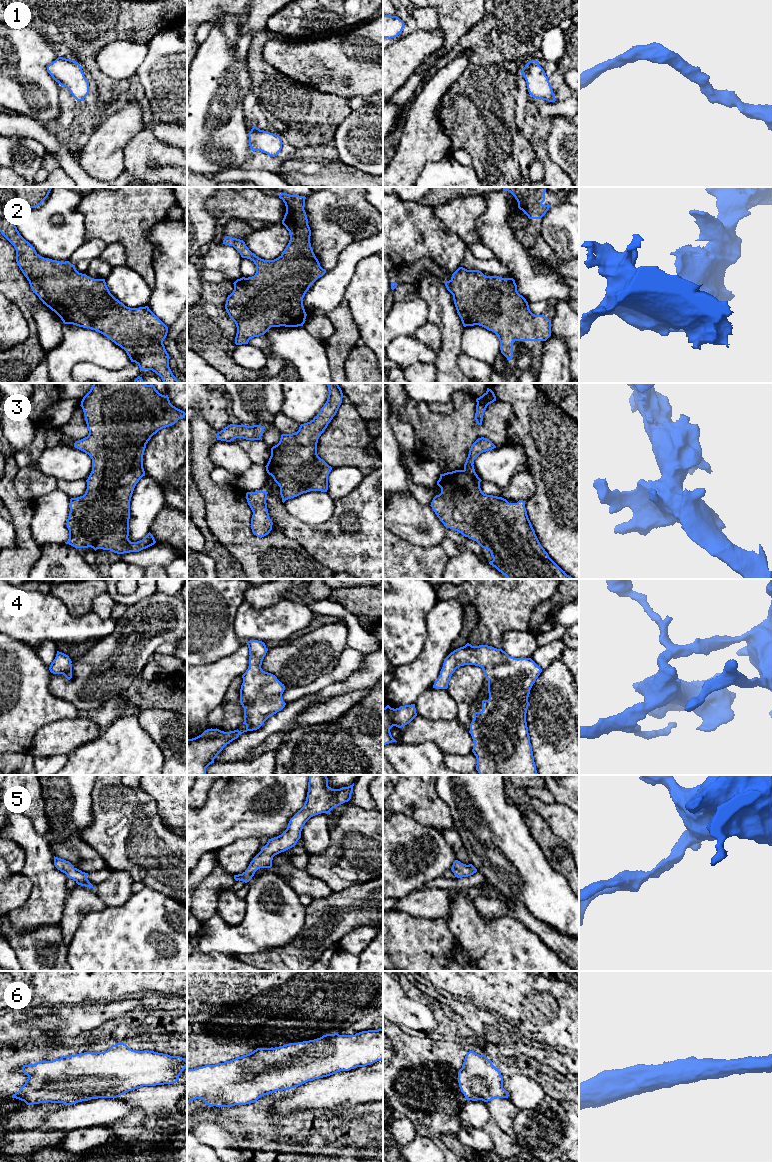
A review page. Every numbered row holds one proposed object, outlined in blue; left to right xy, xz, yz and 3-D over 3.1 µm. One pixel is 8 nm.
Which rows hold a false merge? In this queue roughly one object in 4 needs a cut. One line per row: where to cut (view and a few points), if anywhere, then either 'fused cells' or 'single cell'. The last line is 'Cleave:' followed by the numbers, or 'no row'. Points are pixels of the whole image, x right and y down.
1: cut none; single cell
2: cut none; single cell
3: cut none; single cell
4: cut none; single cell
5: cut none; single cell
6: cut none; single cell
Cleave: no row

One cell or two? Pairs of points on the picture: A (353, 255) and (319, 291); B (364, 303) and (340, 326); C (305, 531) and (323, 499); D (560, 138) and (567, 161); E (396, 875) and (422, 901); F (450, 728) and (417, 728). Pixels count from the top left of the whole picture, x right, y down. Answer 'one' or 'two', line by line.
A: one
B: two
C: two
D: one
E: two
F: one

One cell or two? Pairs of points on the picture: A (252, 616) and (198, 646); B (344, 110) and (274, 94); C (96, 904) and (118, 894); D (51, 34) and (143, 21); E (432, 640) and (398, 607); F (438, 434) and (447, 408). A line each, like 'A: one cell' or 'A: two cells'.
A: two cells
B: one cell
C: two cells
D: one cell
E: one cell
F: two cells

